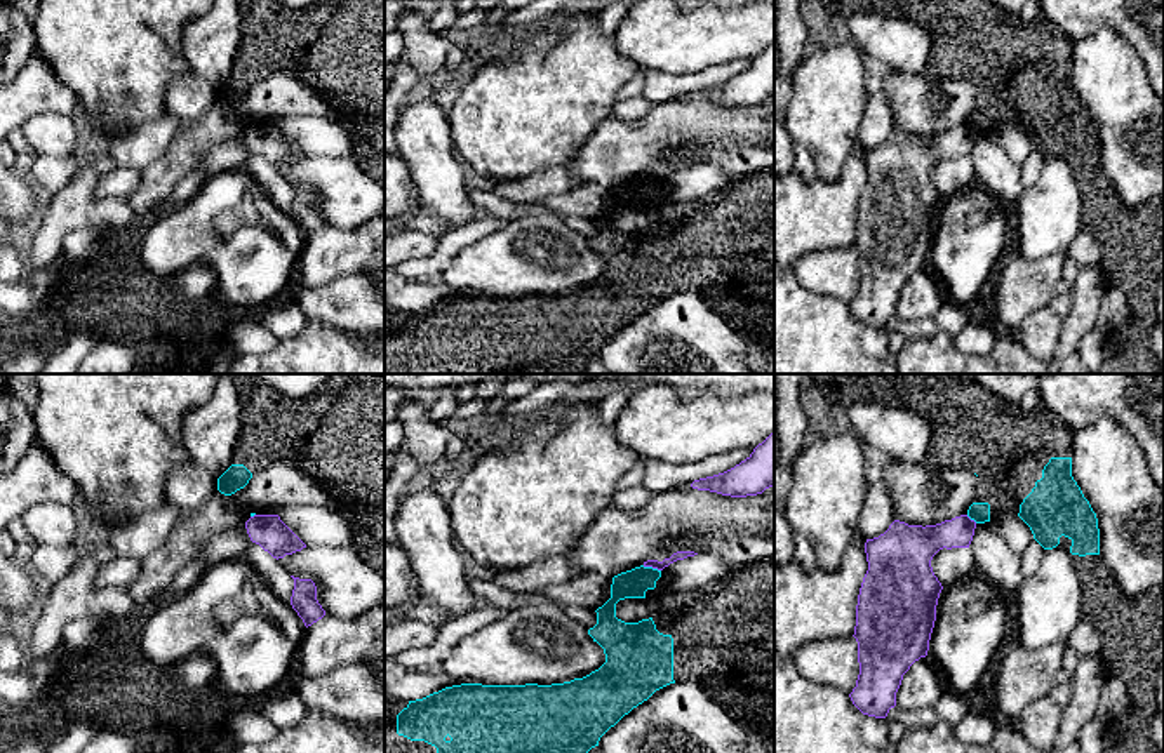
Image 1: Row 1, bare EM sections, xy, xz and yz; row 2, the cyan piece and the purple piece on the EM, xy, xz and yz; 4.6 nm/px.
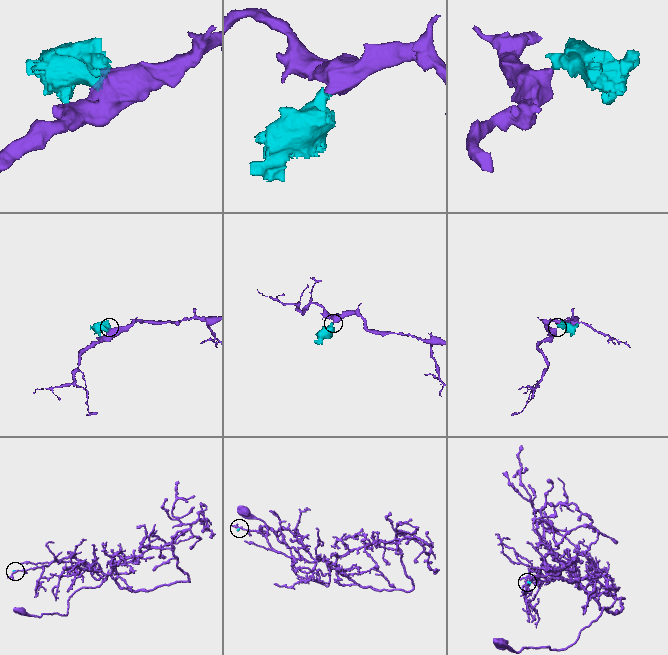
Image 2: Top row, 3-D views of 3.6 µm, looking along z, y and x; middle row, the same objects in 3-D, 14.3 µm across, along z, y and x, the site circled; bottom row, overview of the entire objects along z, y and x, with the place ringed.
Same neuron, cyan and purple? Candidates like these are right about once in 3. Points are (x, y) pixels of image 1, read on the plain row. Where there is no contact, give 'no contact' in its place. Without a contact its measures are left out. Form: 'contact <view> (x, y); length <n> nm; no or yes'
contact xz (651, 178); length 90 nm; no

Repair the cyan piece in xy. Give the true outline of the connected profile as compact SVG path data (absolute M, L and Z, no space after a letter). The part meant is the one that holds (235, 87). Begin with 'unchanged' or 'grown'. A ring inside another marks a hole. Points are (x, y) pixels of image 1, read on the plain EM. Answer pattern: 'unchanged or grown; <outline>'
grown; M237 0L237 5L242 40L217 101L231 106L263 78L292 71L348 123L358 162L385 184L385 0L317 0L298 10L277 0Z

